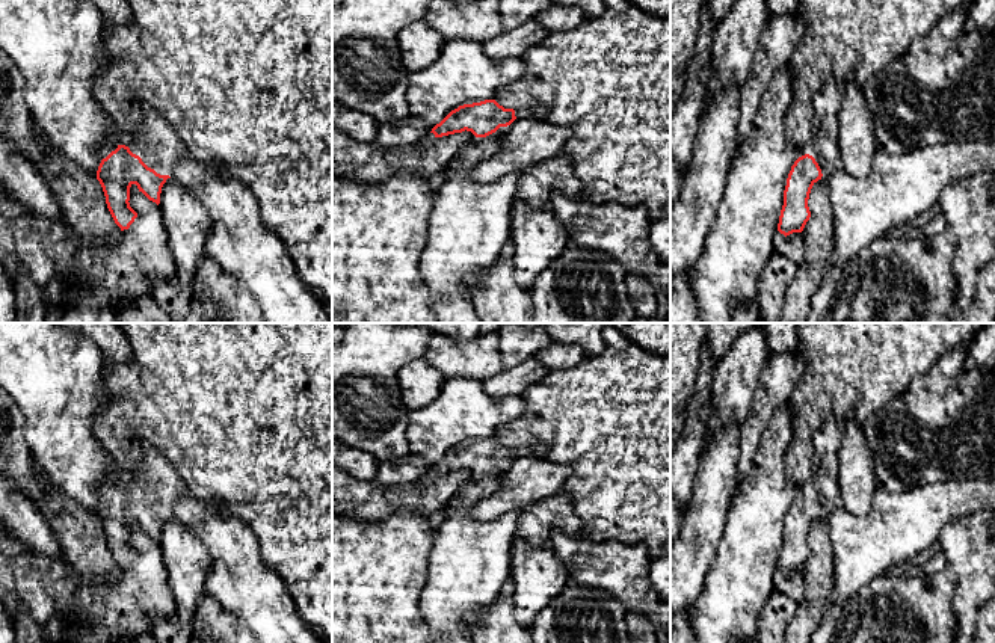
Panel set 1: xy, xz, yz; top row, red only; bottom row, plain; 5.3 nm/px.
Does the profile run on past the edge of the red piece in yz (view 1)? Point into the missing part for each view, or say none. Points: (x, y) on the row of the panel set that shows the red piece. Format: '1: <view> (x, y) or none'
1: yz (825, 139)

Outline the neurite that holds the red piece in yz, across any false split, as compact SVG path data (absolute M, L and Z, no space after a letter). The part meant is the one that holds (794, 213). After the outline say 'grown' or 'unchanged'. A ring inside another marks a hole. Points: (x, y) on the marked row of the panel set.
M830 78L824 89L814 98L812 133L808 152L799 157L787 178L784 205L778 231L785 237L802 232L811 217L808 199L812 186L824 175L843 169L839 155L839 112L846 86Z; grown

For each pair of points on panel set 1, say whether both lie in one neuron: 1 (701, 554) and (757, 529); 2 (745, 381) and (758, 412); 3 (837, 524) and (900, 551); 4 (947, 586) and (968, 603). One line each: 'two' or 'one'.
1: two
2: two
3: one
4: two

